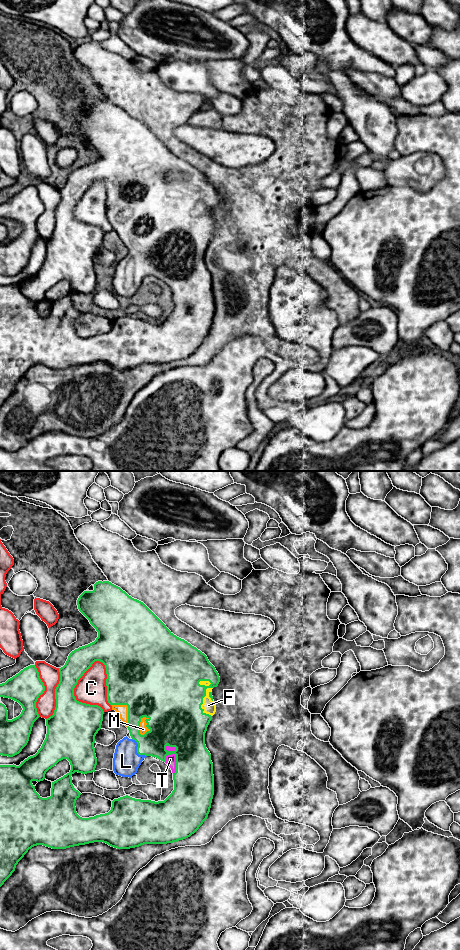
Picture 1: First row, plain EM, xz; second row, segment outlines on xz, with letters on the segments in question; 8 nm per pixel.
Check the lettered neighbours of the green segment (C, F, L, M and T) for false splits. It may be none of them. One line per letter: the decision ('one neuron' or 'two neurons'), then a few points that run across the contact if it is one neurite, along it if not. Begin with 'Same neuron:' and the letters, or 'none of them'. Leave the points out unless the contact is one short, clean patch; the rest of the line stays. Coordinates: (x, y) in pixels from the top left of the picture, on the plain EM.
Same neuron: C, F, L, M, T
C: one neuron
F: one neuron
L: one neuron
M: one neuron
T: one neuron

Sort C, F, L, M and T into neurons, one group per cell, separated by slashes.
C F L M T

